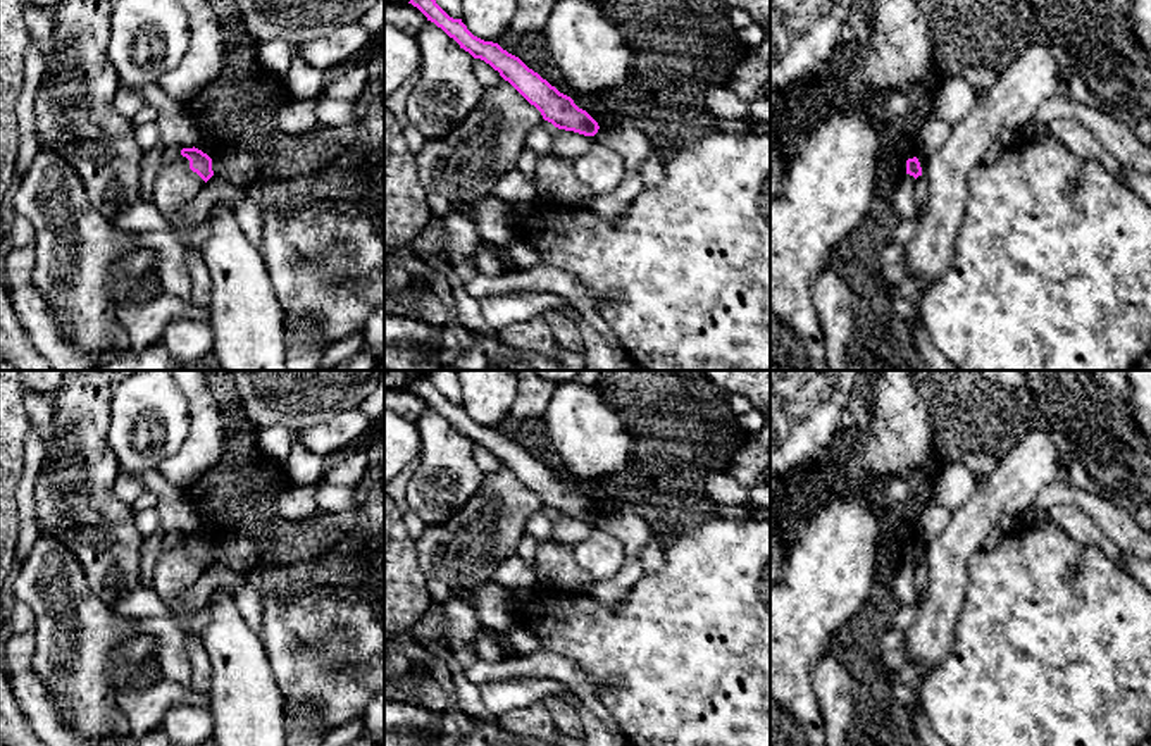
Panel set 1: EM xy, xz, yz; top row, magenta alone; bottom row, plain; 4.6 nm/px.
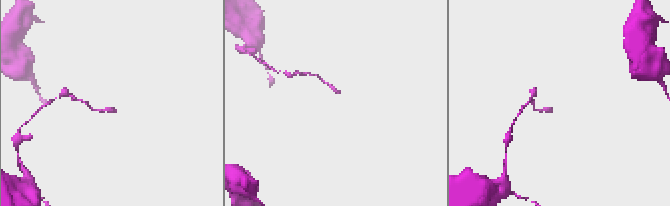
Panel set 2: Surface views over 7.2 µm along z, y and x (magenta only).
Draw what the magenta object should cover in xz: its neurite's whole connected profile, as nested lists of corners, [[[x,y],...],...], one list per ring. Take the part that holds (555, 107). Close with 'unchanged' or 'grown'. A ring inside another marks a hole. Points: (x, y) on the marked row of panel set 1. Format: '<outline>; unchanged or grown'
[[[410,0],[408,3],[417,7],[427,21],[434,22],[453,38],[460,48],[498,71],[505,81],[541,112],[544,121],[558,129],[574,131],[584,136],[594,136],[598,133],[598,122],[586,110],[579,109],[570,96],[560,93],[498,43],[474,36],[462,19],[450,17],[436,0]]]; unchanged

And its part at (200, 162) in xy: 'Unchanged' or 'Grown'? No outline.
Unchanged

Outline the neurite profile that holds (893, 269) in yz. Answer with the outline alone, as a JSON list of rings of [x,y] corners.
[[[891,241],[882,248],[880,270],[889,288],[898,286],[905,279],[905,245]]]

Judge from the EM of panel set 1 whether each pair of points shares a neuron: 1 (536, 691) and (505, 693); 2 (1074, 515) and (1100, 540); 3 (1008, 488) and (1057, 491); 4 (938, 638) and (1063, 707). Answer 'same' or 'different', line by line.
1: same
2: same
3: different
4: different

